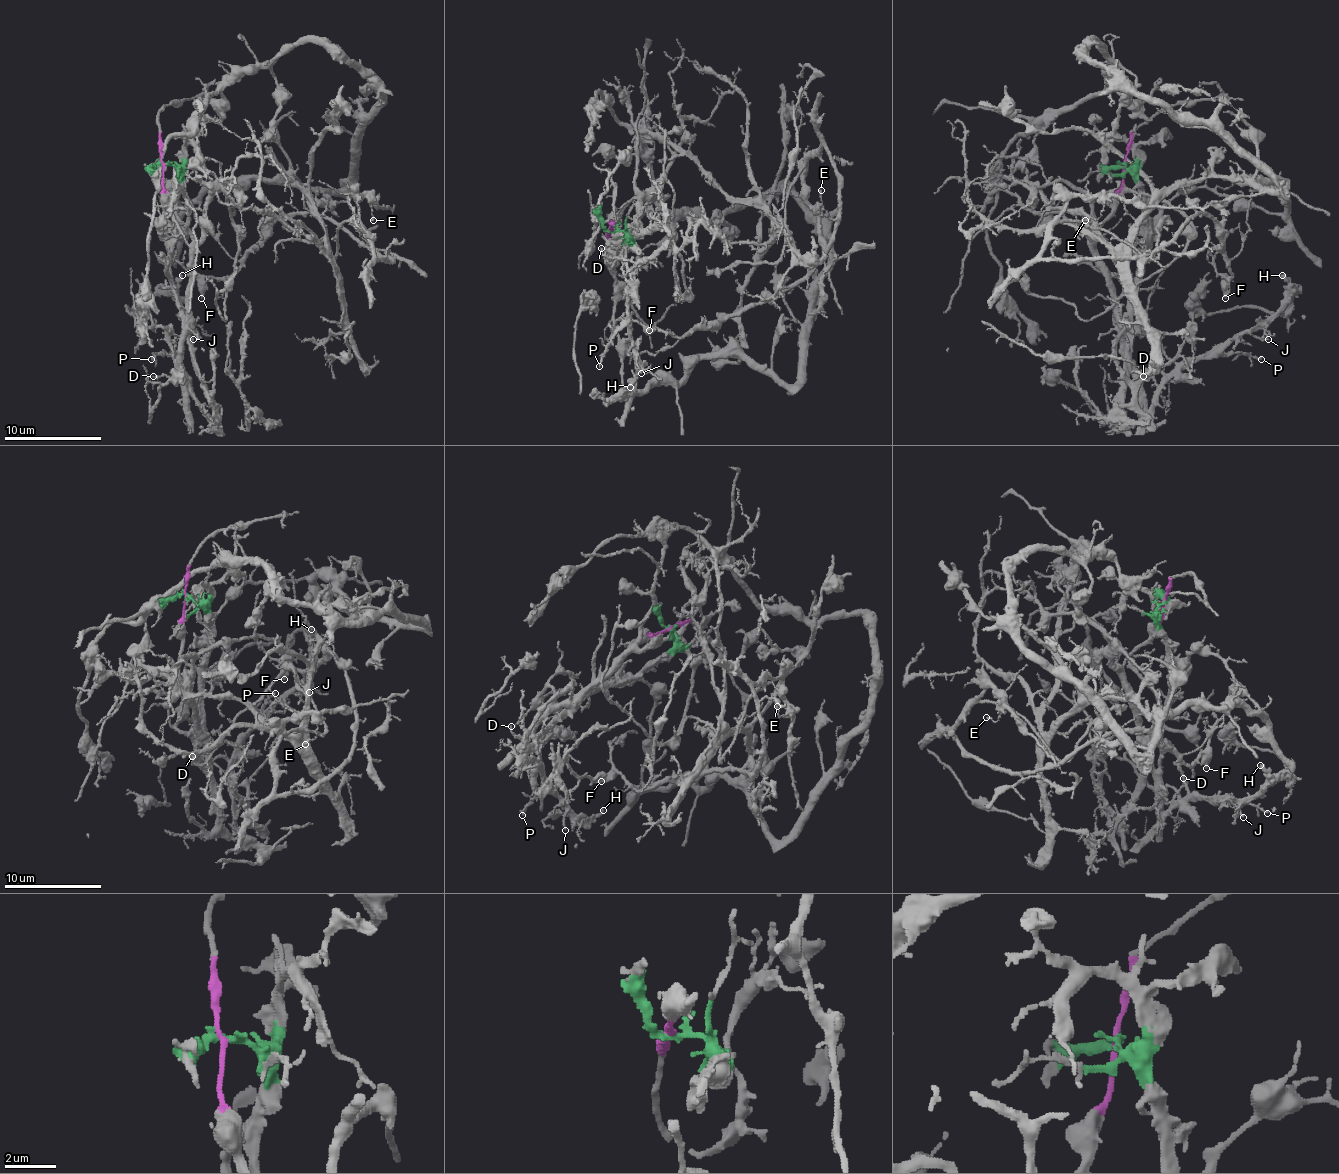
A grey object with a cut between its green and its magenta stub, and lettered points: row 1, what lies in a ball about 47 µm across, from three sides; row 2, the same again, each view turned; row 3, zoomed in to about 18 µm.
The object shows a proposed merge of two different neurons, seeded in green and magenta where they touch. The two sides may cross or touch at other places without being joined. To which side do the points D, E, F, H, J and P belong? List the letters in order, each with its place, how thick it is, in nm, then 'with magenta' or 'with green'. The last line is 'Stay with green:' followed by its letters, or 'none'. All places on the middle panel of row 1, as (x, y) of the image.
D: (601, 248) | 150 nm | with green
E: (821, 190) | 130 nm | with magenta
F: (649, 330) | 320 nm | with magenta
H: (630, 387) | 240 nm | with green
J: (641, 373) | 140 nm | with green
P: (599, 366) | 160 nm | with green
Stay with green: D, H, J, P

